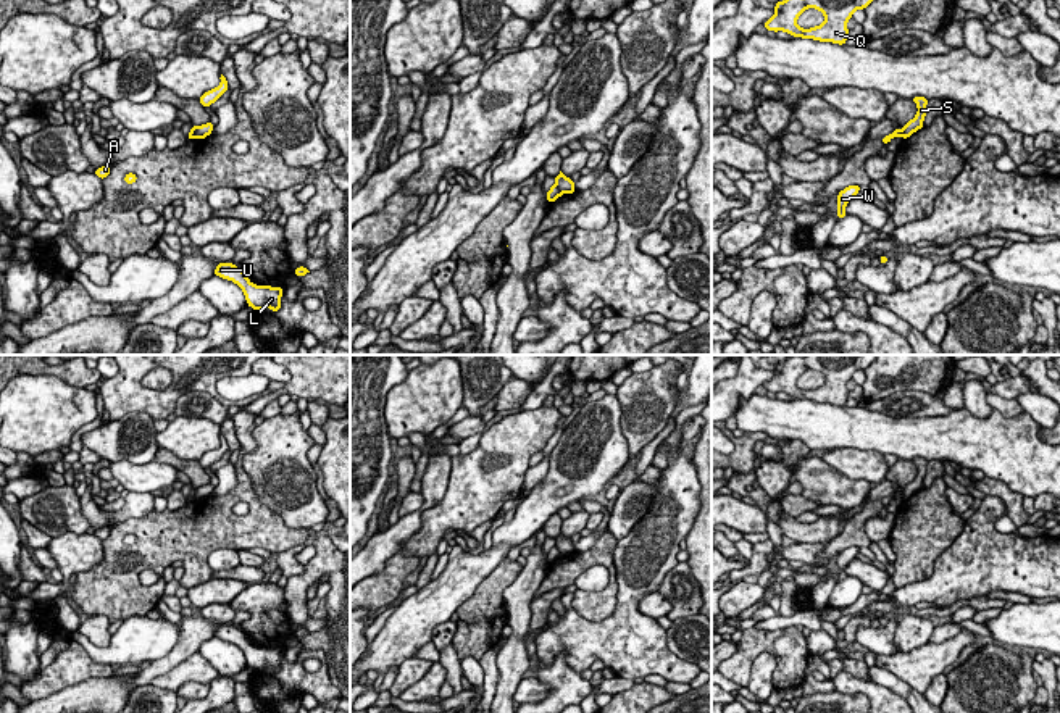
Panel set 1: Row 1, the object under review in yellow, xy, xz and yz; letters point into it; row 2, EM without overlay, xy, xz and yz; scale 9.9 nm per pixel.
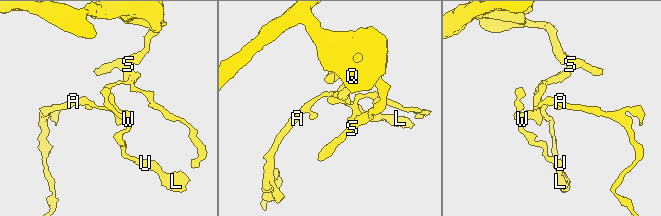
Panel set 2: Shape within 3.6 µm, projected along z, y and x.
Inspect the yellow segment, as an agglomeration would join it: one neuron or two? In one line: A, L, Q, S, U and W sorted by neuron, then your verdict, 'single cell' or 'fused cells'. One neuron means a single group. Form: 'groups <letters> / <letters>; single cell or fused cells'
groups A L U W / Q S; fused cells

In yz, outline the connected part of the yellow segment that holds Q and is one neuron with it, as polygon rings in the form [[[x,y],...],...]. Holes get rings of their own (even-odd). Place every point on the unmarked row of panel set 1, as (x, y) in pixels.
[[[807,355],[791,356],[774,366],[774,377],[765,382],[768,392],[784,392],[794,398],[813,400],[844,407],[849,398],[847,382],[855,371],[865,371],[878,355]],[[816,369],[824,376],[824,384],[802,390],[797,379],[807,371]]]

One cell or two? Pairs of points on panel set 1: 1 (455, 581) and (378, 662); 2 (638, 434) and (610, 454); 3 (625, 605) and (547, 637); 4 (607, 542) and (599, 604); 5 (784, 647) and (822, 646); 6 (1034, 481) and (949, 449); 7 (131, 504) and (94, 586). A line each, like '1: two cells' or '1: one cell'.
1: one cell
2: two cells
3: one cell
4: one cell
5: two cells
6: one cell
7: two cells

